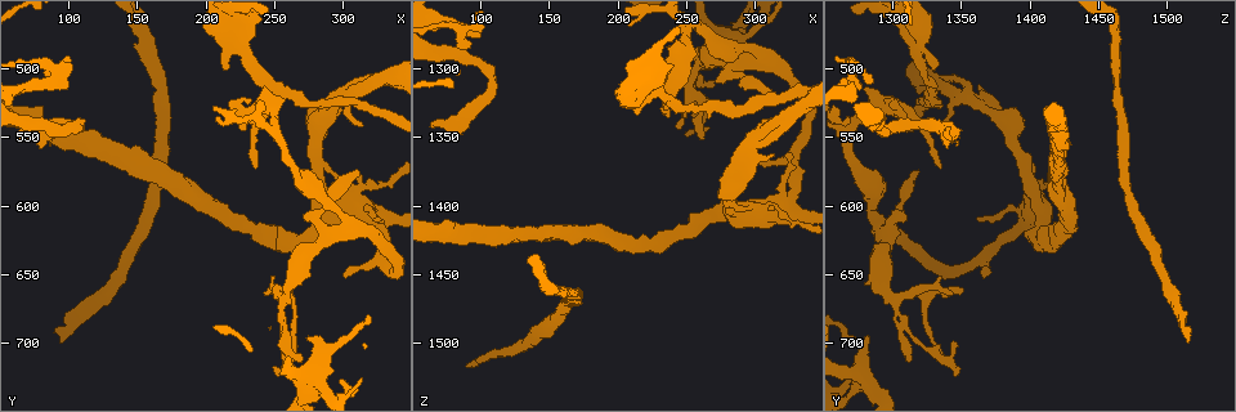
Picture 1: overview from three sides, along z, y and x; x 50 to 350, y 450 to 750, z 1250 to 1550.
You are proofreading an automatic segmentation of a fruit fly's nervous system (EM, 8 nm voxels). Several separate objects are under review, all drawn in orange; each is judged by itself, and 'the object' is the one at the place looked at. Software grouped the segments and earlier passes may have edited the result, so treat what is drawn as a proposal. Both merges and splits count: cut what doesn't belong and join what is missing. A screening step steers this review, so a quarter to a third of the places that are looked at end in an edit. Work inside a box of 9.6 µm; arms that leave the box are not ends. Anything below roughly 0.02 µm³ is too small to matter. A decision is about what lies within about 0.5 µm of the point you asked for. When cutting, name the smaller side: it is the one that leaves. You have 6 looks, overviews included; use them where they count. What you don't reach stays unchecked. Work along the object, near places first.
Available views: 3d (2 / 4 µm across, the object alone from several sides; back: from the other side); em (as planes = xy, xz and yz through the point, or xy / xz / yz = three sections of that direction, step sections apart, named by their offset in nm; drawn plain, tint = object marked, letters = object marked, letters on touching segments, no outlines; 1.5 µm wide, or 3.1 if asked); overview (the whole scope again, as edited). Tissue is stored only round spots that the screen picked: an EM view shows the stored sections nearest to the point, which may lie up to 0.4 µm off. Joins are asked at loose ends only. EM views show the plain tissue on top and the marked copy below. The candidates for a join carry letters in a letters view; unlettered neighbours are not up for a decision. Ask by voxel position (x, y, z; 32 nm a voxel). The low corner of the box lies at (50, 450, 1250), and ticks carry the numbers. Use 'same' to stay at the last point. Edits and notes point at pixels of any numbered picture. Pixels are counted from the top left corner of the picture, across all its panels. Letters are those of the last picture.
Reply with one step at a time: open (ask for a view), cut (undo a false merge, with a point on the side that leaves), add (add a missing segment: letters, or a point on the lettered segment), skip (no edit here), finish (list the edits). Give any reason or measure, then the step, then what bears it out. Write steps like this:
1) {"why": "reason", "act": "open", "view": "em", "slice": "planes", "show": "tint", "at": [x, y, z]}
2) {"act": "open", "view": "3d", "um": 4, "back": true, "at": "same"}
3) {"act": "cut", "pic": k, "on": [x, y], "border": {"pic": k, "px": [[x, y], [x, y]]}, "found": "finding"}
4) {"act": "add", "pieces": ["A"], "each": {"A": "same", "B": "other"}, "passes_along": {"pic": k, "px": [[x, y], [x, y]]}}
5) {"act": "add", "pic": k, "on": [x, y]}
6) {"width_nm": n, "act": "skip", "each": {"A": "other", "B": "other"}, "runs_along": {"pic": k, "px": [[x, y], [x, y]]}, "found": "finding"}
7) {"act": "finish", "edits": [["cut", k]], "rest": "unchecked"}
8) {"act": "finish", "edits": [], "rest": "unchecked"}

{"why": "branch stops here", "act": "open", "view": "3d", "um": 4, "at": [316, 514, 1362]}

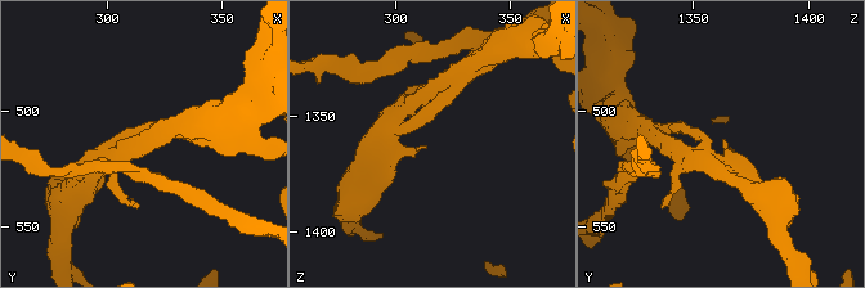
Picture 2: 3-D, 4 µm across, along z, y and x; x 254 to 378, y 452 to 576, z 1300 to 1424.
{"act": "open", "view": "em", "slice": "planes", "show": "letters", "at": [312, 512, 1364]}

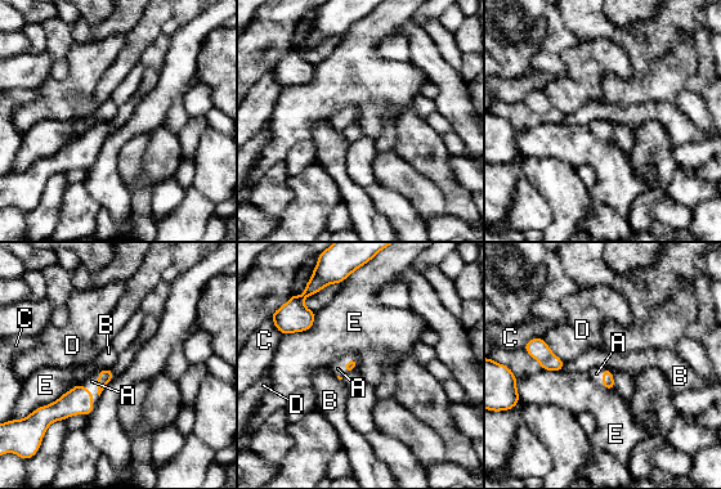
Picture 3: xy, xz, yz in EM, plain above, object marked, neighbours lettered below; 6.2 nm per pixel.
{"longest_contact_nm": ["E", 320], "act": "add", "pieces": ["A"], "each": {"A": "same", "B": "other", "C": "other", "D": "other", "E": "other"}, "passes_along": {"pic": 3, "px": [[79, 400], [92, 395], [92, 381]]}, "found": "the cell continues"}

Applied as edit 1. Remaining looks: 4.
{"act": "open", "view": "overview"}

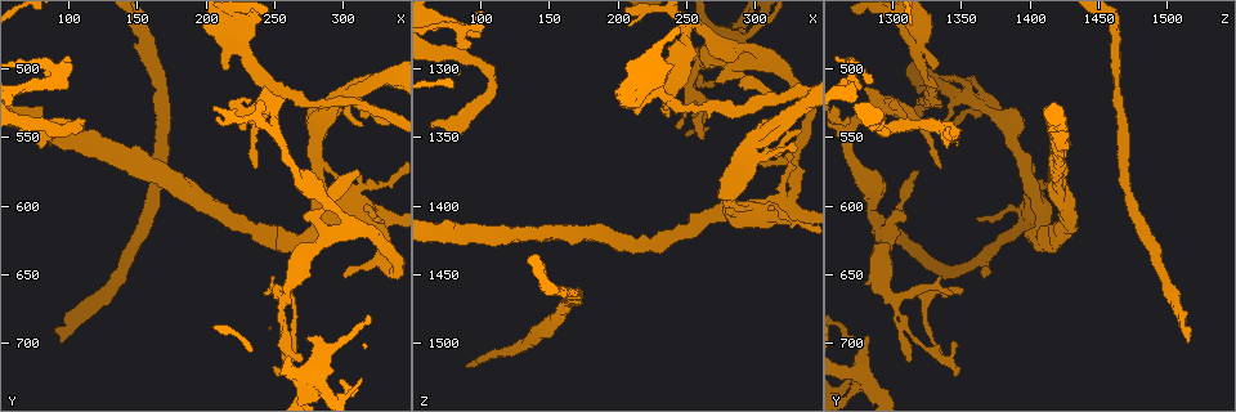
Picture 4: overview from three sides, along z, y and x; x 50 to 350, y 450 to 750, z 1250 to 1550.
{"why": "free end", "act": "open", "view": "em", "um": 3.1, "slice": "planes", "show": "letters", "at": [218, 526, 1296]}

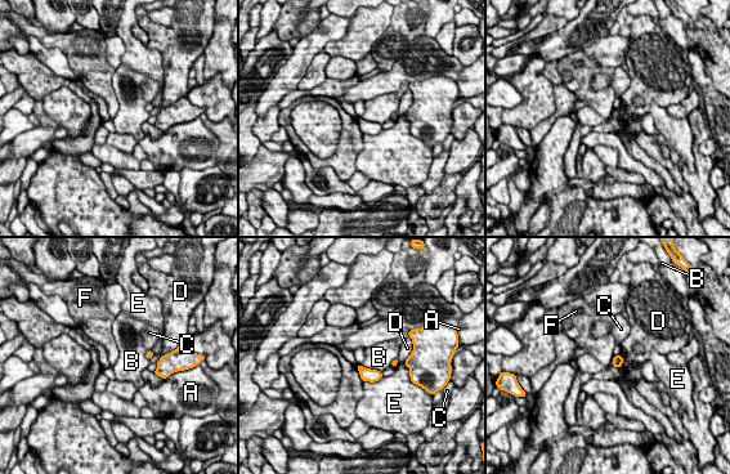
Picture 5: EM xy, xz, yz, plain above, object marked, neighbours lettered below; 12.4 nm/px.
{"width_nm": 130, "act": "skip", "each": {"A": "other", "B": "other", "C": "other", "D": "other", "E": "other", "F": "other"}, "border": {"pic": 5, "px": [[614, 356], [610, 362]]}, "found": "no lettered segment goes on from it"}

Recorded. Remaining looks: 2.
{"why": "long arm stops here", "act": "open", "view": "em", "slice": "xz", "step": 8, "show": "letters", "at": [96, 698, 1516]}

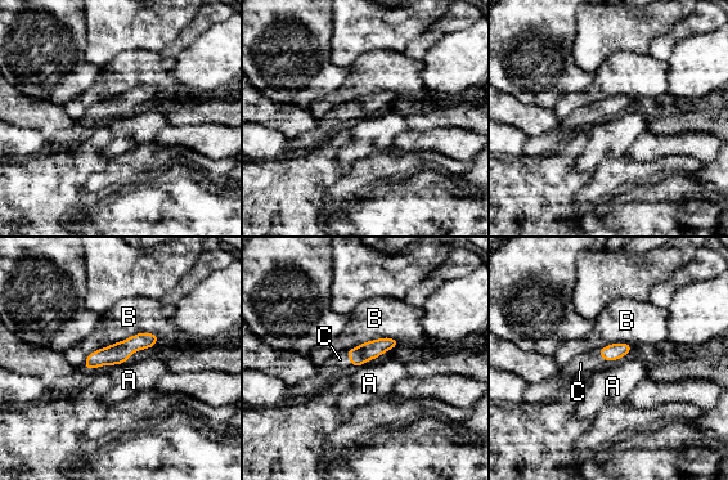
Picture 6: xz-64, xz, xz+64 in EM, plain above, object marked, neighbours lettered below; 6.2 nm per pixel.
{"act": "open", "view": "em", "slice": "planes", "show": "letters", "at": "same"}

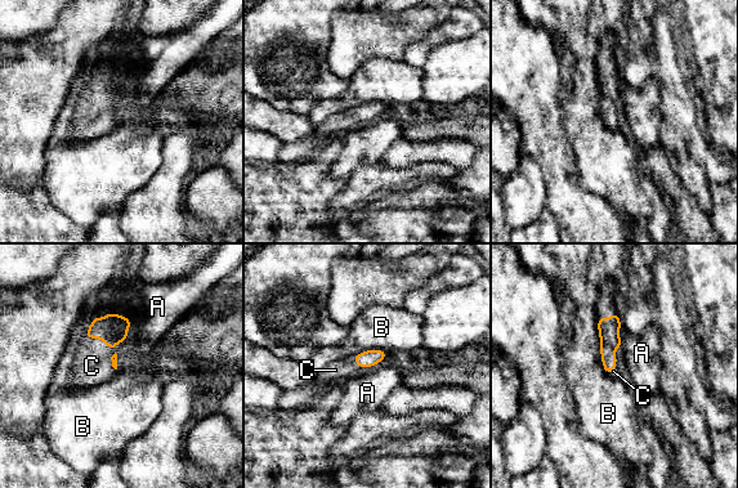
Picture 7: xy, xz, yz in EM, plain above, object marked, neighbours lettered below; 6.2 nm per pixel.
{"act": "add", "pieces": ["C"], "each": {"A": "other", "B": "other", "C": "same"}, "passes_along": {"pic": 7, "px": [[112, 328], [99, 337], [92, 366]]}, "found": "it goes on there"}

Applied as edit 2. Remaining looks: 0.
{"act": "finish", "edits": [["add", 3], ["add", 7]], "rest": "unchecked"}

